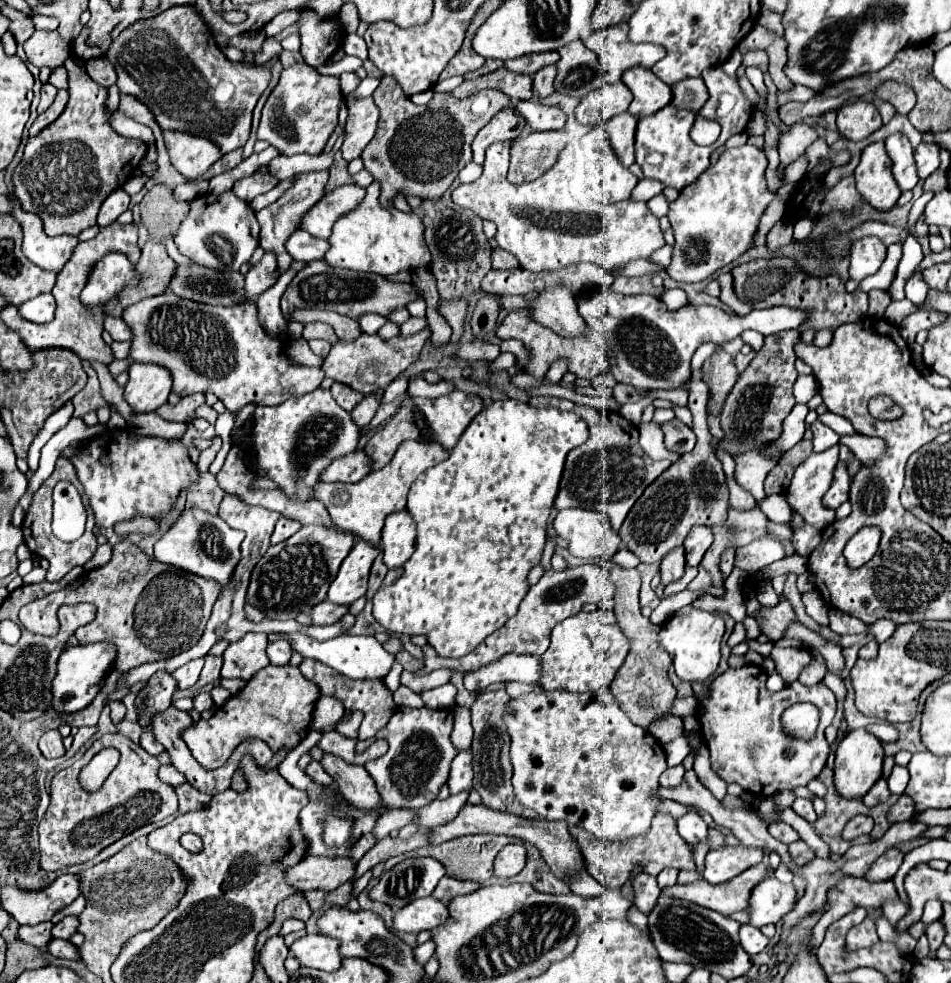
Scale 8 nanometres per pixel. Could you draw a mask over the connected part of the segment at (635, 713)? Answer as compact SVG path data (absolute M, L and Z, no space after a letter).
M613 567L609 571L609 579L615 585L615 615L621 631L627 635L631 641L631 651L625 657L625 663L617 671L613 683L609 685L611 693L615 695L617 703L621 709L629 715L629 719L639 725L649 729L651 723L655 723L661 717L669 717L669 707L673 705L673 699L677 697L677 689L671 683L667 671L671 667L671 659L665 651L657 649L657 633L659 627L653 625L649 619L641 615L639 607L639 587L641 587L641 577L637 569L623 569L623 567Z

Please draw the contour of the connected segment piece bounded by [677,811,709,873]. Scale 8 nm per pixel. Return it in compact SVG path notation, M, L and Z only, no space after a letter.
M687 811L683 817L677 819L677 827L679 827L679 835L689 843L689 845L697 845L697 855L695 855L695 863L697 863L697 871L703 871L703 859L709 851L705 837L707 837L707 823L701 819L701 815L697 811Z

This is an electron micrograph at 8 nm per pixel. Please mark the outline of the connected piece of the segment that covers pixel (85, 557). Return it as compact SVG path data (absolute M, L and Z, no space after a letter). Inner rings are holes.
M59 455L59 461L55 463L55 471L53 471L53 475L51 475L49 479L45 479L45 483L43 483L43 485L39 487L39 491L35 493L33 503L31 503L31 507L29 507L27 515L25 515L23 525L21 525L23 535L25 535L25 545L31 549L31 553L35 553L35 555L39 555L39 557L45 557L45 559L49 561L49 569L47 569L47 577L45 577L47 581L59 581L69 569L73 569L75 565L85 565L85 563L93 557L93 553L95 553L95 549L97 549L97 539L95 539L95 535L93 535L93 527L95 527L95 517L89 506L89 501L85 495L83 486L79 483L75 469L73 469L73 465L67 461L67 457ZM63 479L75 483L78 487L88 514L85 533L83 533L83 537L77 539L75 543L59 541L59 539L51 533L51 505L53 505L51 493L53 493L53 487L55 487L59 481L63 481Z

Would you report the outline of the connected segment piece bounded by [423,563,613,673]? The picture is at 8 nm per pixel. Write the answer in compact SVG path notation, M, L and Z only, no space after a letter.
M585 563L579 567L567 567L563 571L555 571L549 569L543 573L543 577L529 587L525 599L519 605L519 611L515 617L511 617L499 631L491 633L477 649L473 649L469 655L459 657L459 659L445 659L439 657L437 651L433 651L431 645L423 647L425 653L425 667L427 669L453 669L453 671L471 671L477 667L483 667L485 663L491 663L495 659L499 659L505 653L531 653L531 655L543 655L545 649L549 647L549 635L551 629L561 623L563 619L575 615L581 611L581 607L585 603L593 603L593 601L601 601L603 599L603 589L607 585L607 593L611 595L613 585L609 581L605 581L603 577L603 569L597 563Z

